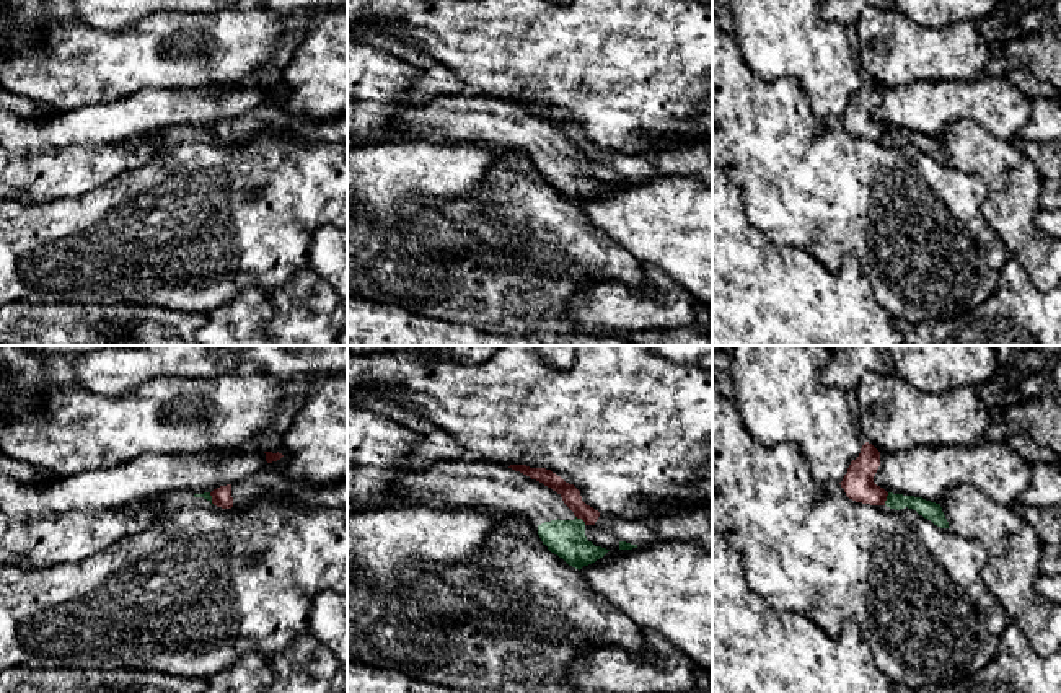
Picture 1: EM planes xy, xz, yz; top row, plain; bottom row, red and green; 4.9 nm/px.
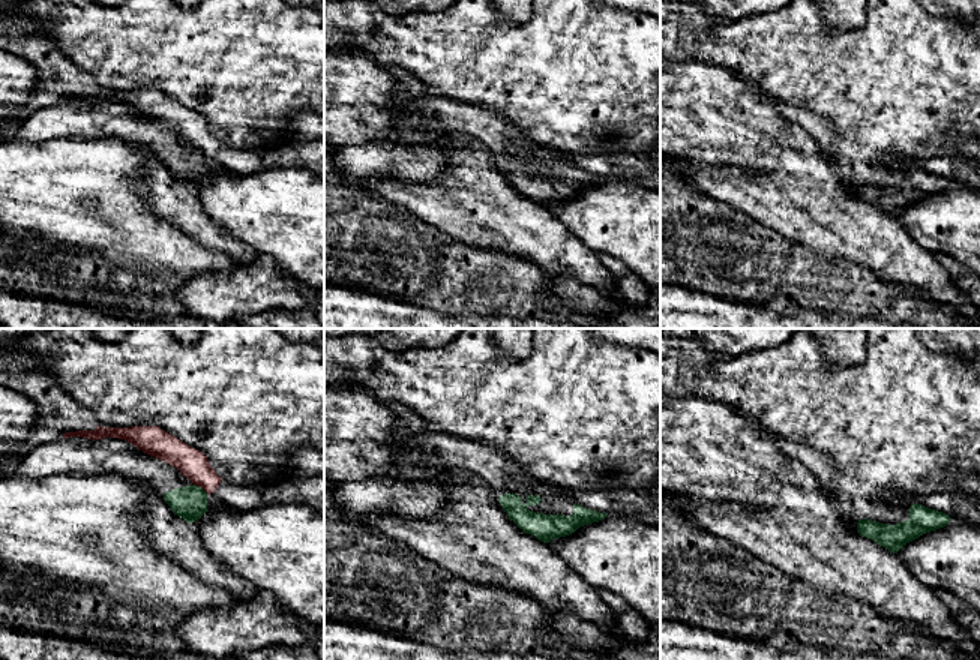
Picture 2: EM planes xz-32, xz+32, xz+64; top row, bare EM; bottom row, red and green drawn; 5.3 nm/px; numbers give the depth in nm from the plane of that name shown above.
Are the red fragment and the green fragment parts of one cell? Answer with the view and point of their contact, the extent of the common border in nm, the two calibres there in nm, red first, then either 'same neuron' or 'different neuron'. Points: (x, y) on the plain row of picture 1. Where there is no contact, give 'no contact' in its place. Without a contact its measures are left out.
meets red in yz at (885, 134); contact 70 nm long; 160 nm thick on the red side, 90 nm on the other; different neuron

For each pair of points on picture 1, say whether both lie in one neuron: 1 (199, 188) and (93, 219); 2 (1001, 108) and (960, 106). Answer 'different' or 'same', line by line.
1: same
2: same

